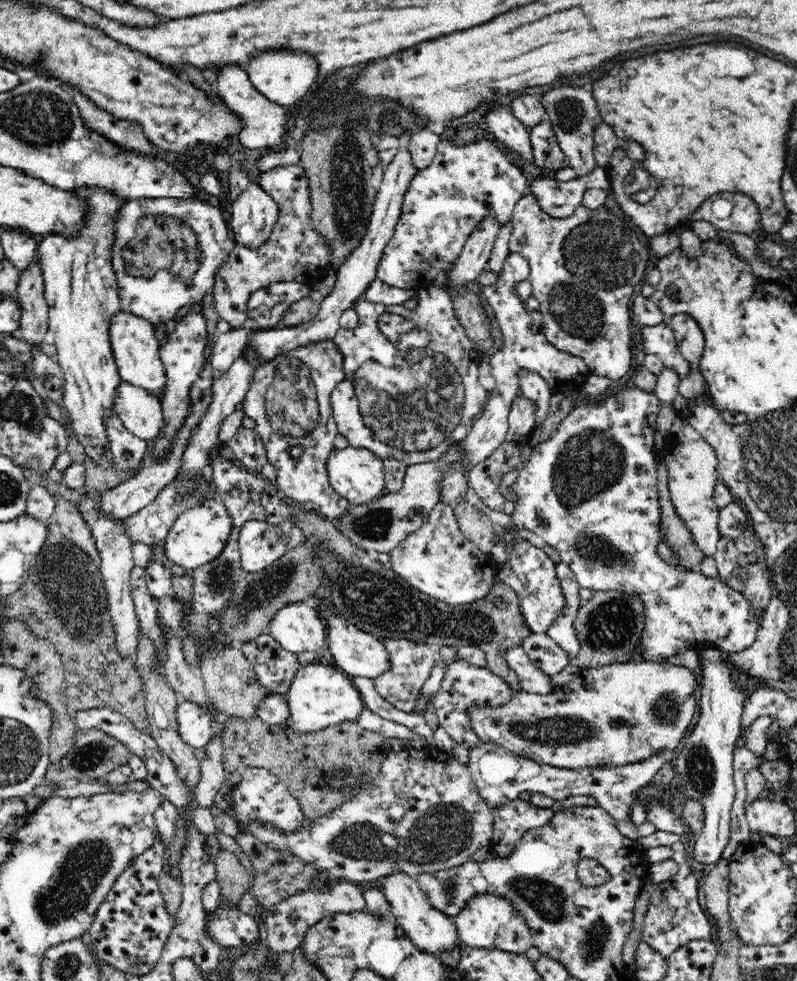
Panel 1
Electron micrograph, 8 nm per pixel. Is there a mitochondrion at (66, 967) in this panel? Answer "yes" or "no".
yes

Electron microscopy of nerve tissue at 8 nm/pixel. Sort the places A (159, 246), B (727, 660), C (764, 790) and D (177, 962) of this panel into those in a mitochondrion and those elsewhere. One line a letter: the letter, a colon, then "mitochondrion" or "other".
A: mitochondrion
B: other
C: other
D: other

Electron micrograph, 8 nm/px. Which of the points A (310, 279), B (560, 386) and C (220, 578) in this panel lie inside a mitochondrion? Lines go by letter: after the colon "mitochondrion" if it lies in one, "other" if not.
A: other
B: other
C: mitochondrion

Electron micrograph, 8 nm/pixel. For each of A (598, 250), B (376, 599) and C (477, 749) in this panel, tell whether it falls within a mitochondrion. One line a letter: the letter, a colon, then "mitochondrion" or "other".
A: mitochondrion
B: mitochondrion
C: other

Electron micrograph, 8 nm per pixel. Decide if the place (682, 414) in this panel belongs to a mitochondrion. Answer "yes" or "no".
no

